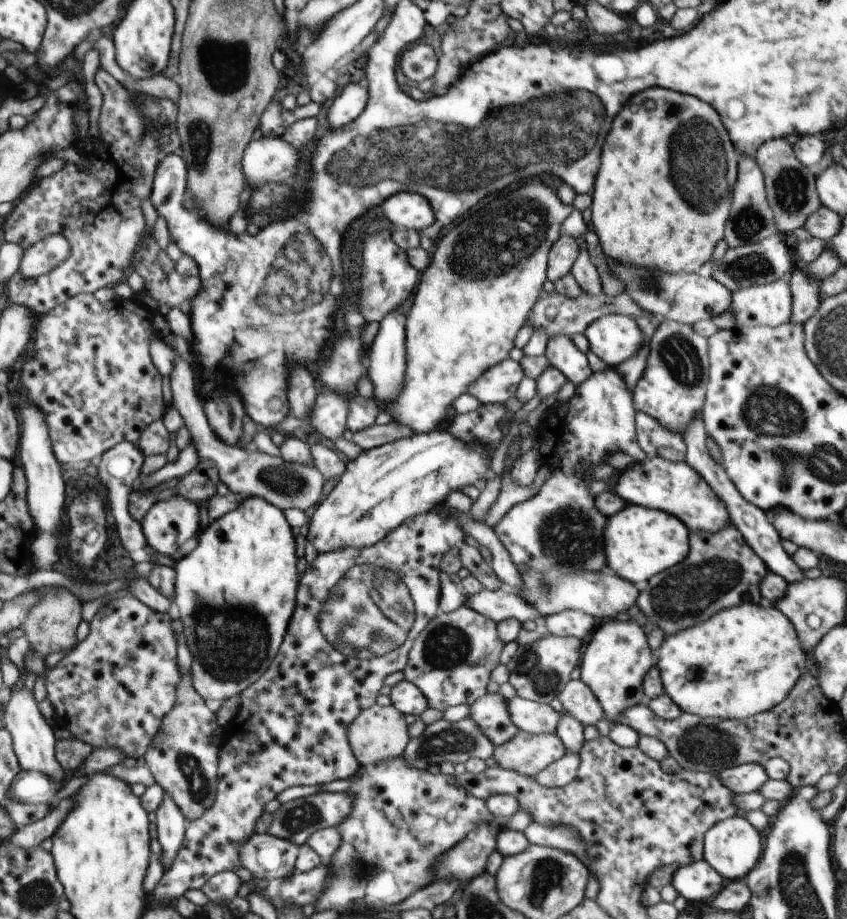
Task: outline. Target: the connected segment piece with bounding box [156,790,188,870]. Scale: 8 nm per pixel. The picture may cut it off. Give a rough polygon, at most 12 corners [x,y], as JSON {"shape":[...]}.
{"shape":[[163,791],[156,810],[158,857],[170,868],[188,820]]}

